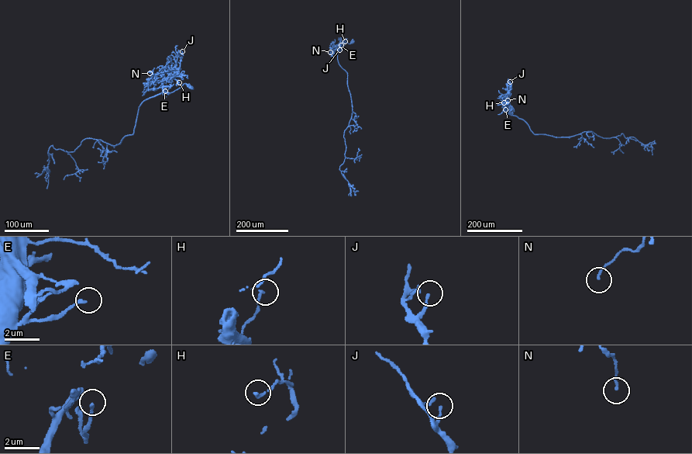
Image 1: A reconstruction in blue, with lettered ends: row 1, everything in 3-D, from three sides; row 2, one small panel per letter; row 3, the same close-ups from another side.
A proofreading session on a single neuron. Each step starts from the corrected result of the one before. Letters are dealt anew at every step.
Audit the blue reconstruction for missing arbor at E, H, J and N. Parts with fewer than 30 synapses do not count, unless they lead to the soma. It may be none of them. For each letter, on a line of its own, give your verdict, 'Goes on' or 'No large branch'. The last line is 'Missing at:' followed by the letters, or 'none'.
E: No large branch
H: No large branch
J: No large branch
N: No large branch
Missing at: none

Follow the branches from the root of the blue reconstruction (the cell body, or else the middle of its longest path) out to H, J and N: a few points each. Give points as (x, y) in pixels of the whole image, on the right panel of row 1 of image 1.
H: (508, 103), (504, 111), (507, 99), (504, 102)
J: (508, 103), (504, 111), (507, 98), (507, 83), (510, 81)
N: (508, 103), (504, 111), (507, 100)

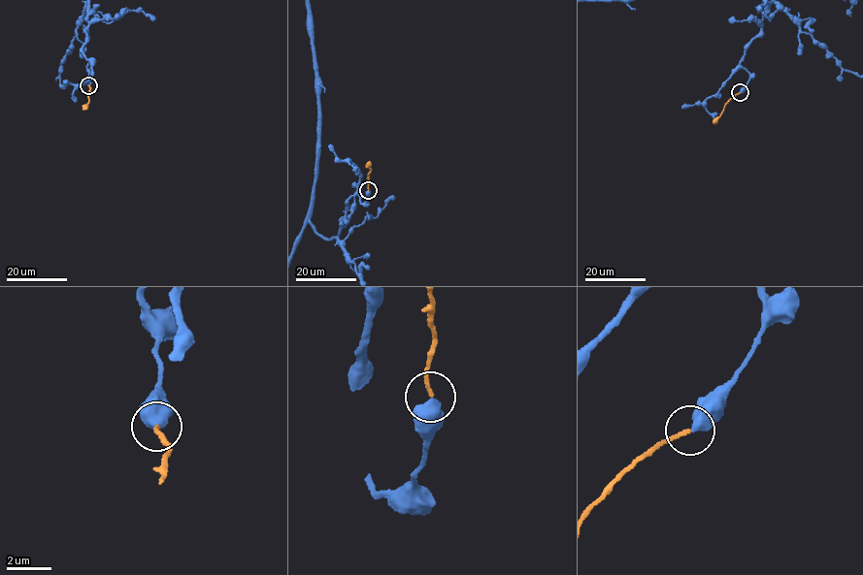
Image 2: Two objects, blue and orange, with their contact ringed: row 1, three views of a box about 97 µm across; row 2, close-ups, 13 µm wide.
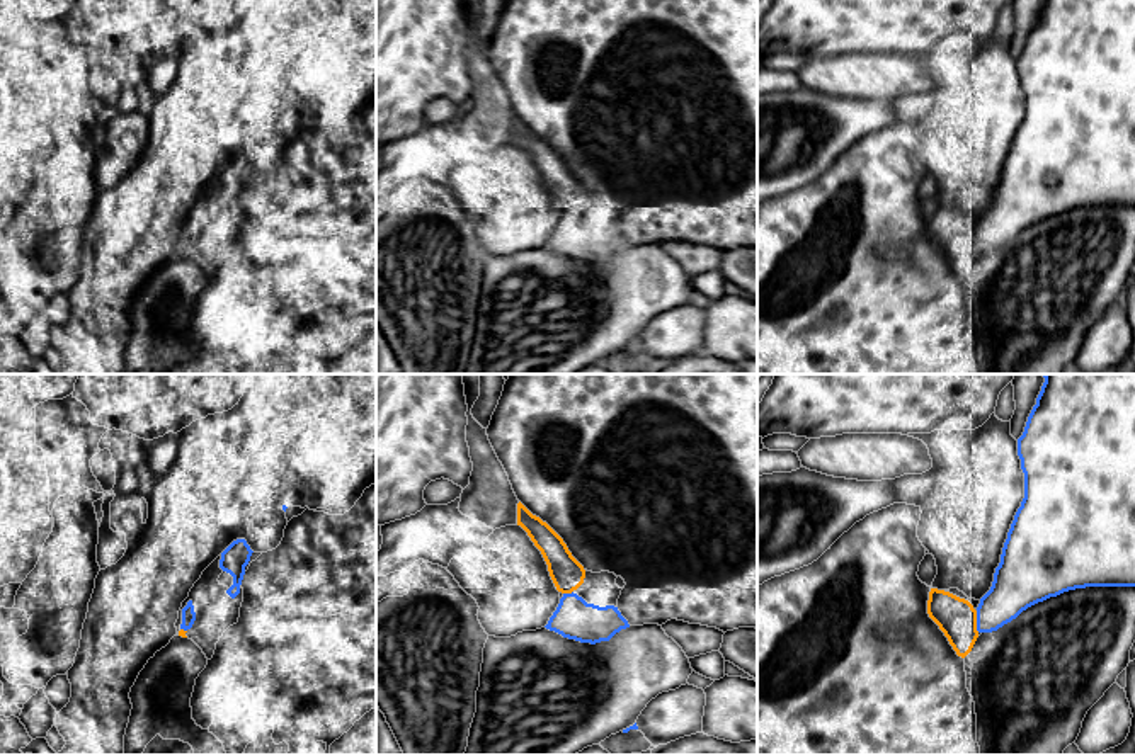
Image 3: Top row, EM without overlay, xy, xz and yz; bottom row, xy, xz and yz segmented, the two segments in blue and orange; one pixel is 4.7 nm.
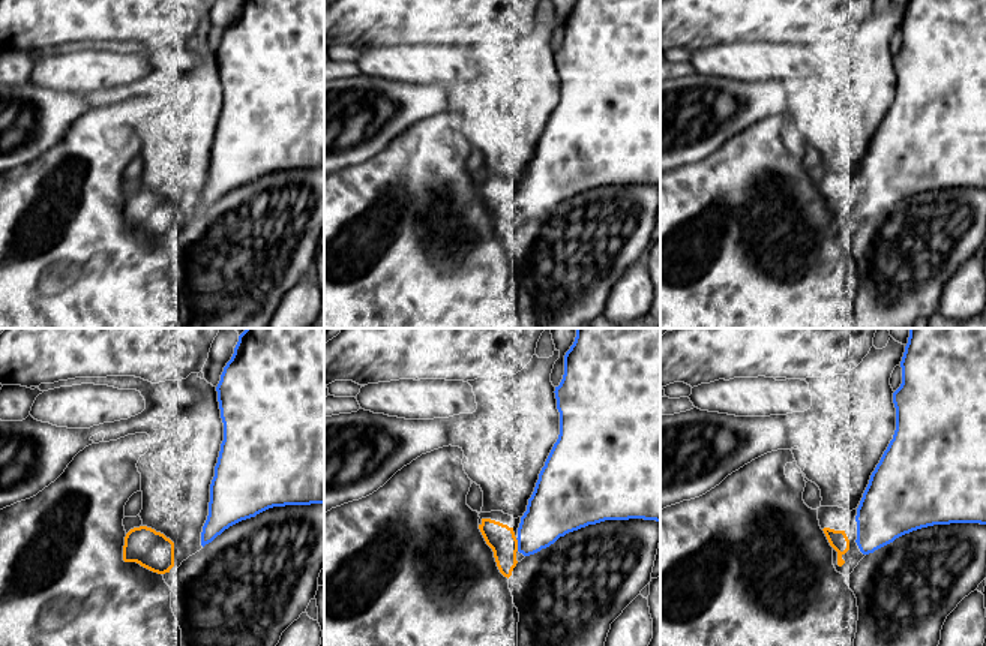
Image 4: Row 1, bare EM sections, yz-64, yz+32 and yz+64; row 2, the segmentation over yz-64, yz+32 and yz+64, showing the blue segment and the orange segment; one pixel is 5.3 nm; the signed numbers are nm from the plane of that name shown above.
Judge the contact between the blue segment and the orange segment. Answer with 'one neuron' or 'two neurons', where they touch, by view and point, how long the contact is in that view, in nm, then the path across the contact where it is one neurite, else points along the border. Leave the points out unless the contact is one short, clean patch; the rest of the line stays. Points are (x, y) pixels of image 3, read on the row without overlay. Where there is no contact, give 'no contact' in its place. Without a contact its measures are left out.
one neuron | yz (977, 240) | 110 nm

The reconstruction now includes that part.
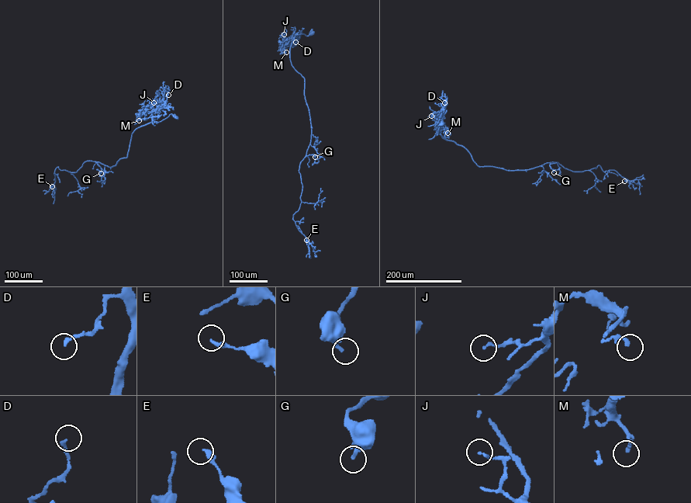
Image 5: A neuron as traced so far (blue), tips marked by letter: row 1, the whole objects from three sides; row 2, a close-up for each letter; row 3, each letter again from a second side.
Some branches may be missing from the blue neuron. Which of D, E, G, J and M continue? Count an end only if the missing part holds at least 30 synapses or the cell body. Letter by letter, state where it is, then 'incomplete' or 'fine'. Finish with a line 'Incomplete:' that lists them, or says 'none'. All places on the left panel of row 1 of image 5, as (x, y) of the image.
D: (168, 95) | fine
E: (52, 186) | fine
G: (101, 173) | fine
J: (153, 102) | fine
M: (139, 120) | fine
Incomplete: none

